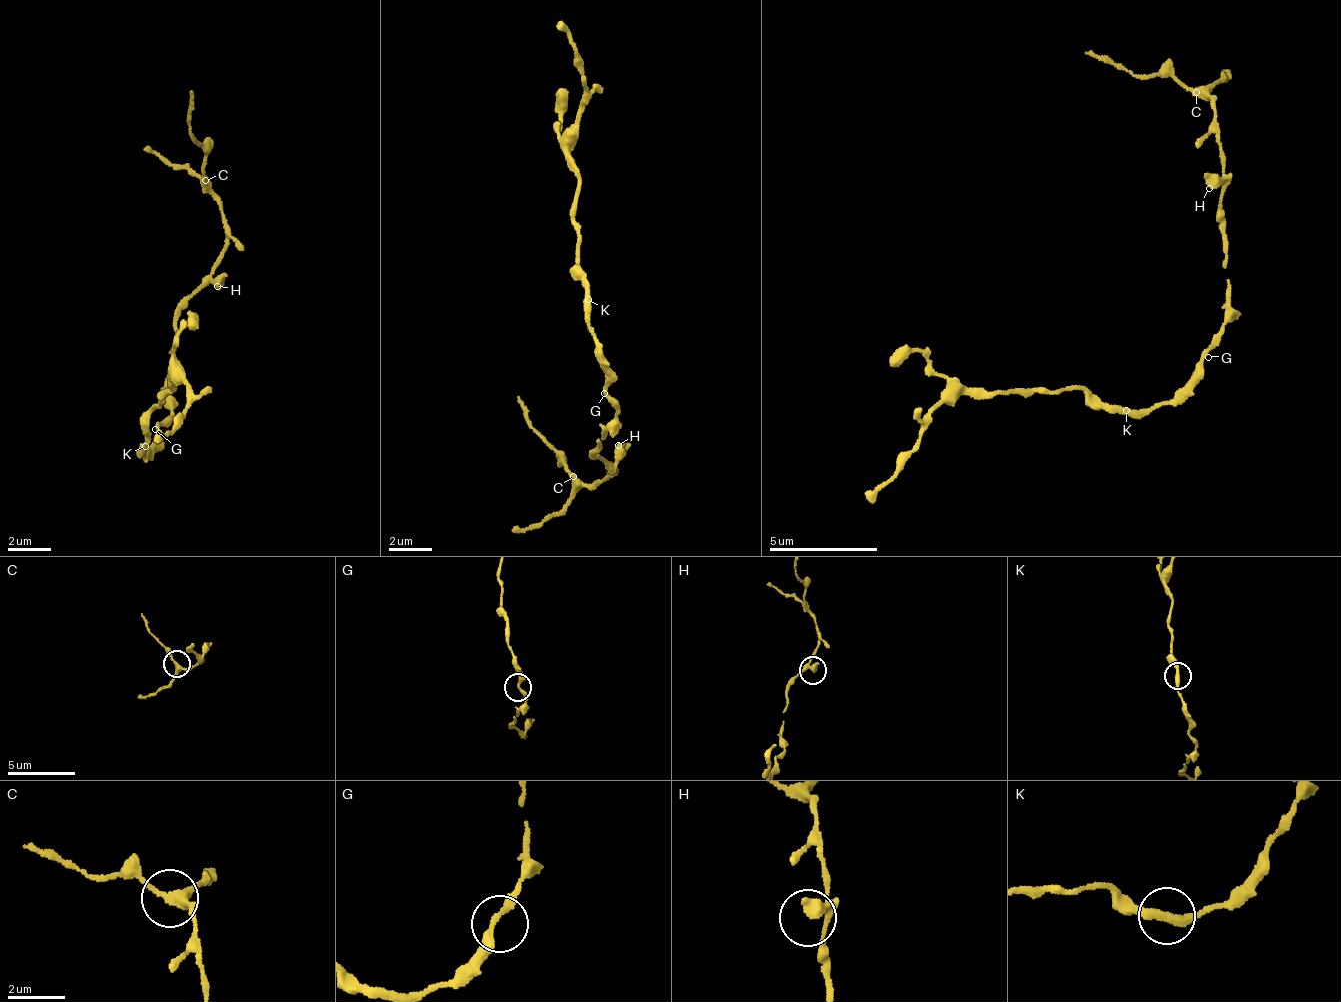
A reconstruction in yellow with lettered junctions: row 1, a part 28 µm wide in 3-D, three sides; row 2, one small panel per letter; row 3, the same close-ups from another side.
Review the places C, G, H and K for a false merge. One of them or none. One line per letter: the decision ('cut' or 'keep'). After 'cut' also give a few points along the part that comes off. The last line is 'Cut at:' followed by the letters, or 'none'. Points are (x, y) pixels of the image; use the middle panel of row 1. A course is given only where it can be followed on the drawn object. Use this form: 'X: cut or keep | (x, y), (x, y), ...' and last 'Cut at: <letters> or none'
C: cut | (572, 474), (517, 394)
G: keep
H: keep
K: keep
Cut at: C

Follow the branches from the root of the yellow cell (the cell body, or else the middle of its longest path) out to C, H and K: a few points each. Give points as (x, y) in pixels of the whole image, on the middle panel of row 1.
C: (604, 388), (617, 416), (588, 457), (615, 470), (591, 487), (572, 474)
H: (604, 388), (617, 416), (589, 455), (593, 458), (600, 453), (611, 461), (618, 445)
K: (604, 388), (610, 375), (595, 344), (595, 334), (588, 319), (588, 299)

